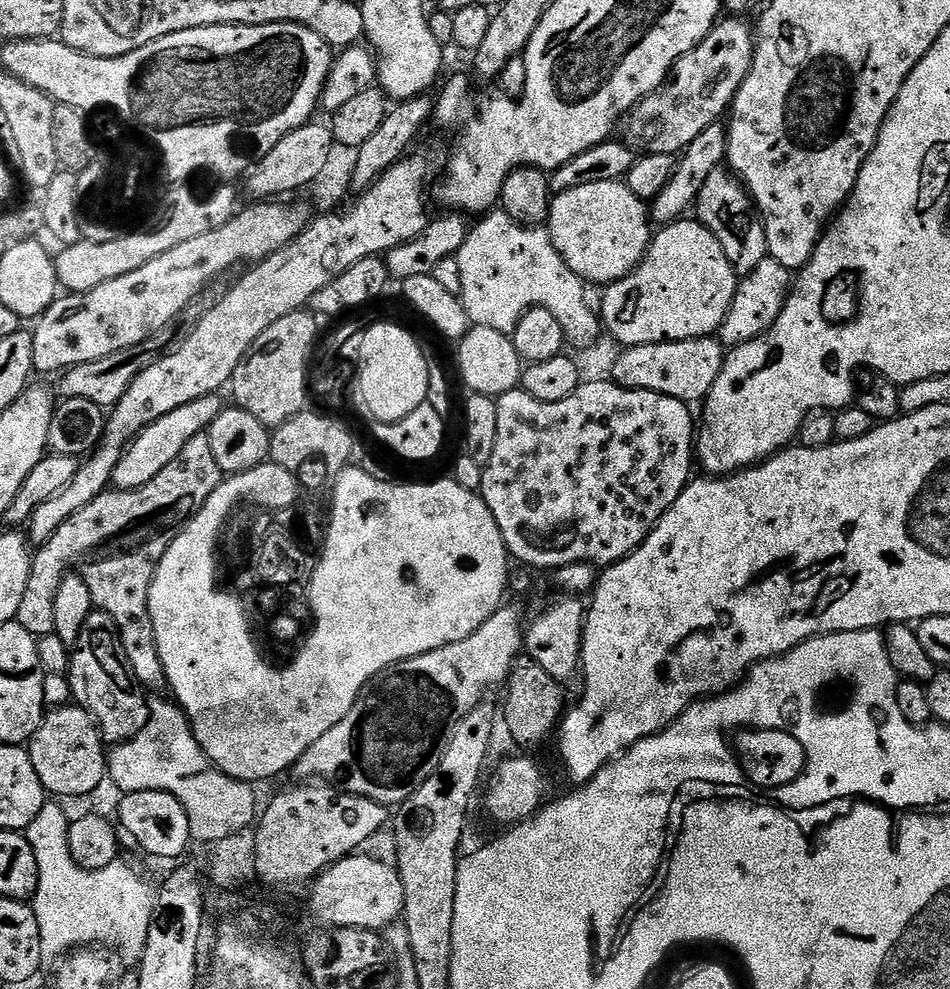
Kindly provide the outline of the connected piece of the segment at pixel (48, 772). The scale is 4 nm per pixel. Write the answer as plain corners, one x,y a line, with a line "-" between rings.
65,706
51,709
45,715
38,734
34,734
26,751
34,762
34,770
42,782
45,793
56,796
88,796
108,776
108,752
100,725
92,719
88,711
79,706

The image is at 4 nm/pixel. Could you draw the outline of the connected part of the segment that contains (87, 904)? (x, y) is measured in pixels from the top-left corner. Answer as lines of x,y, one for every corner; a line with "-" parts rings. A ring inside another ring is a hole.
46,802
42,810
38,810
38,818
30,822
26,835
30,846
34,846
34,858
38,858
38,890
30,903
38,918
38,926
42,930
42,950
45,957
60,956
64,958
73,950
84,950
89,946
103,946
105,949
117,948
124,956
138,958
144,952
148,931
152,925
152,916
156,912
155,887
151,888
144,880
136,876
120,876
119,863
106,866
102,870
86,870
78,866
70,854
68,845
68,825
70,816
67,816
56,802

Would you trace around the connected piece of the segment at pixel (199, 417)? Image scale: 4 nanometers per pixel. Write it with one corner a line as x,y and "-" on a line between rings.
219,395
194,398
194,402
186,402
186,406
178,406
170,410
170,414
162,414
162,418
147,424
128,445
122,458
118,458
118,466
114,466
112,484
119,490
132,490
138,486
146,486
150,478
162,474
162,470
166,470
166,466
170,466
170,462
174,462
178,454
182,454
190,438
207,433
214,418
218,418
218,414
226,406
225,401
220,399

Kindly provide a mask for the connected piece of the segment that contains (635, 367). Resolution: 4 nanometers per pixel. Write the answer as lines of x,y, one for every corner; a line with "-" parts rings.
712,336
665,344
643,344
633,348
624,348
619,353
611,379
621,384
623,388
661,392
692,406
695,405
695,400
700,402
707,397
708,391
714,386
722,370
725,355
726,348
719,339

